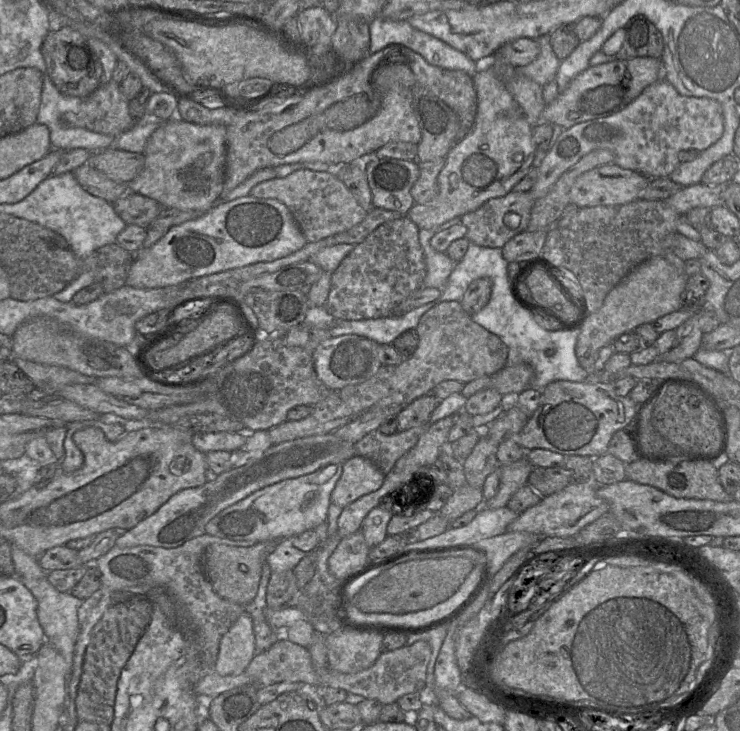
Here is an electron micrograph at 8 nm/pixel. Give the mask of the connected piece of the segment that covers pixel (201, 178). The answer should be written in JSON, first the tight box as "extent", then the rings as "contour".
{"extent":[127,116,227,211],"contour":[[[175,116],[149,137],[142,171],[127,185],[129,191],[157,201],[164,208],[207,211],[222,193],[227,154],[226,126],[185,122]]]}

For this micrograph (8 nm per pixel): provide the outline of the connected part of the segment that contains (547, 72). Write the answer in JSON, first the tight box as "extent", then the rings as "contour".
{"extent":[515,35,560,86],"contour":[[[548,35],[536,39],[540,52],[536,59],[528,65],[515,67],[516,71],[525,77],[543,86],[555,79],[560,64],[560,59],[554,53],[548,39]]]}

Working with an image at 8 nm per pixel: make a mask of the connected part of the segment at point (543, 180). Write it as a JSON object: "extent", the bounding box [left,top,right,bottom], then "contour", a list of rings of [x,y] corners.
{"extent":[529,78,724,200],"contour":[[[662,78],[661,80],[649,85],[646,87],[642,93],[631,103],[625,106],[622,110],[603,118],[598,118],[582,123],[578,123],[573,125],[568,129],[563,129],[562,133],[559,135],[552,148],[547,152],[545,157],[542,159],[540,165],[538,166],[539,173],[538,178],[533,187],[529,190],[534,200],[540,199],[544,197],[551,187],[555,184],[555,182],[559,179],[559,177],[572,165],[574,165],[580,158],[589,152],[597,149],[607,149],[611,151],[614,155],[614,164],[620,166],[624,169],[629,169],[640,173],[648,178],[667,178],[669,175],[680,165],[680,161],[678,159],[678,154],[684,150],[694,149],[697,151],[704,151],[714,143],[716,143],[724,132],[724,122],[723,122],[723,113],[721,105],[710,98],[699,98],[699,97],[687,97],[678,93],[678,91],[670,84],[666,79]]]}

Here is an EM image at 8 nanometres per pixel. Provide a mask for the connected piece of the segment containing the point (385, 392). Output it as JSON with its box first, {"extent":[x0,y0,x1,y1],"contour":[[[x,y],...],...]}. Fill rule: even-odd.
{"extent":[268,301,508,444],"contour":[[[444,301],[432,307],[422,315],[415,328],[419,343],[416,351],[398,365],[383,365],[370,379],[356,385],[348,385],[332,393],[313,407],[313,411],[304,419],[285,421],[271,428],[268,433],[274,444],[297,438],[332,433],[338,428],[354,420],[362,412],[373,406],[407,405],[415,399],[427,395],[436,385],[445,380],[456,380],[468,383],[472,380],[490,376],[505,367],[508,348],[495,334],[475,323],[472,317],[462,308],[458,301]]]}

